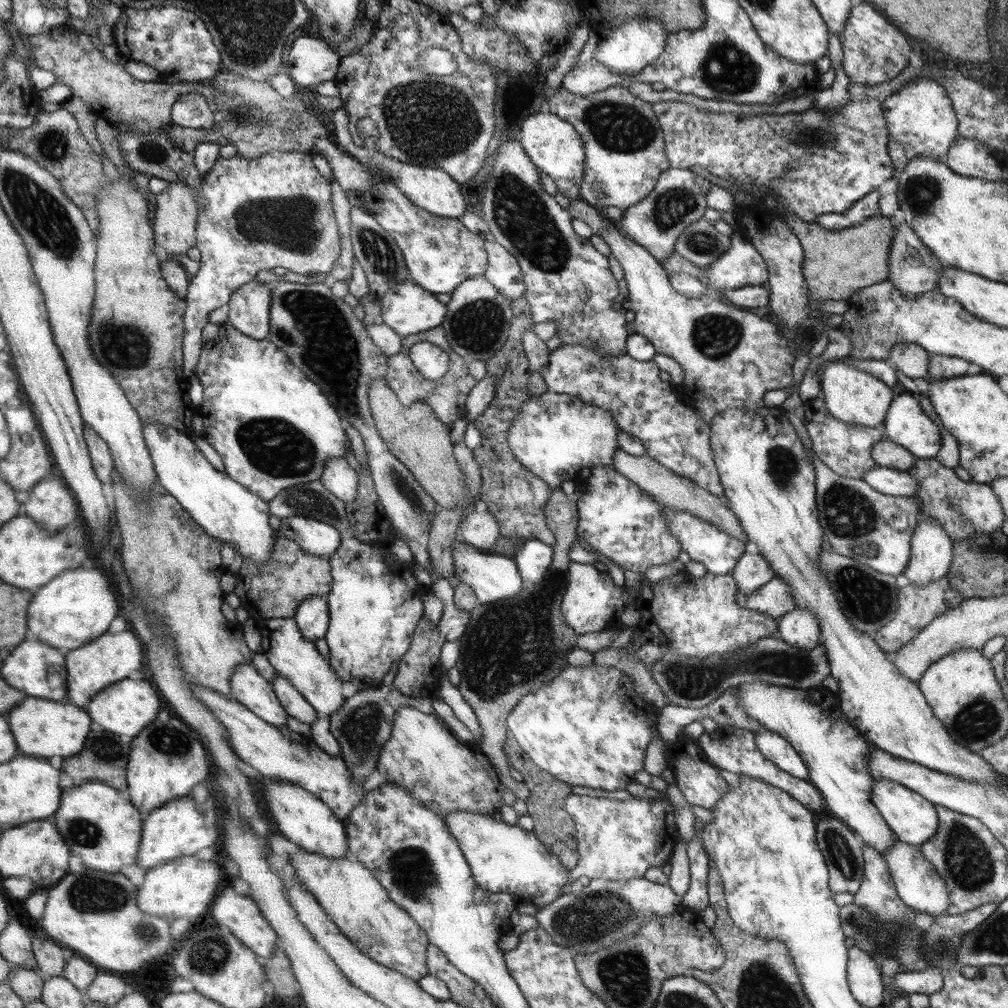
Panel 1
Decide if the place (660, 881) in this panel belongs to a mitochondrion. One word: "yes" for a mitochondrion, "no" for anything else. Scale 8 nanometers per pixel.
no

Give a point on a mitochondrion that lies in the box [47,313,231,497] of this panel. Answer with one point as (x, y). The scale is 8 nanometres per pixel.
(131, 349)

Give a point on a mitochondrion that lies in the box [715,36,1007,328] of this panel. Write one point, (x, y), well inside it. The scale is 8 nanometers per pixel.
(922, 192)

